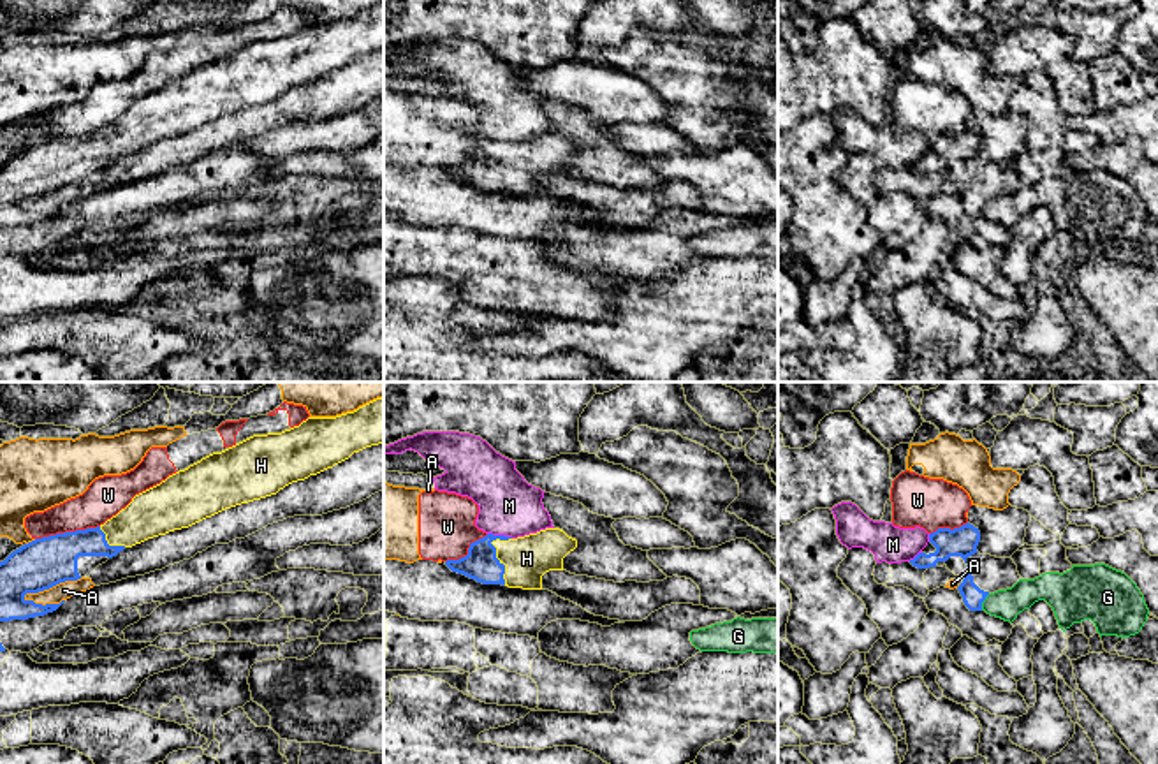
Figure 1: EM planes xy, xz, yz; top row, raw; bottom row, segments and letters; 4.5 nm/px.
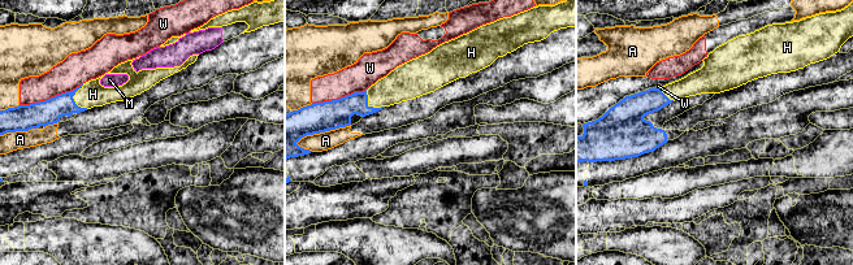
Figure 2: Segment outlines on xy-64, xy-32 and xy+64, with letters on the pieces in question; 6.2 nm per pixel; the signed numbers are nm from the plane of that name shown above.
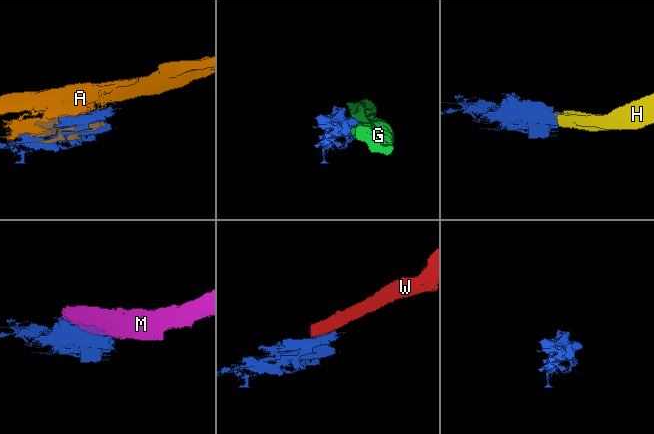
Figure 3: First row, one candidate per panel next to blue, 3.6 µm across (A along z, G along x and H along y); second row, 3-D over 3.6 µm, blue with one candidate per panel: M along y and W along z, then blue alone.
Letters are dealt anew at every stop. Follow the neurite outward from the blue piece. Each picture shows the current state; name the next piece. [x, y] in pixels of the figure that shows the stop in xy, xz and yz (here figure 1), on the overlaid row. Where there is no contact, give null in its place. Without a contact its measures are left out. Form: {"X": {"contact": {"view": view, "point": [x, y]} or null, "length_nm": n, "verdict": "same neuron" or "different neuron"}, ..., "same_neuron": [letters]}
{"A": {"contact": {"view": "xy", "point": [51, 587]}, "length_nm": 280, "verdict": "different neuron"}, "G": {"contact": {"view": "yz", "point": [982, 601]}, "length_nm": 90, "verdict": "different neuron"}, "H": {"contact": {"view": "xz", "point": [498, 560]}, "length_nm": 220, "verdict": "same neuron"}, "M": {"contact": {"view": "xz", "point": [500, 536]}, "length_nm": 120, "verdict": "different neuron"}, "W": {"contact": {"view": "xy", "point": [67, 532]}, "length_nm": 300, "verdict": "different neuron"}, "same_neuron": ["H"]}

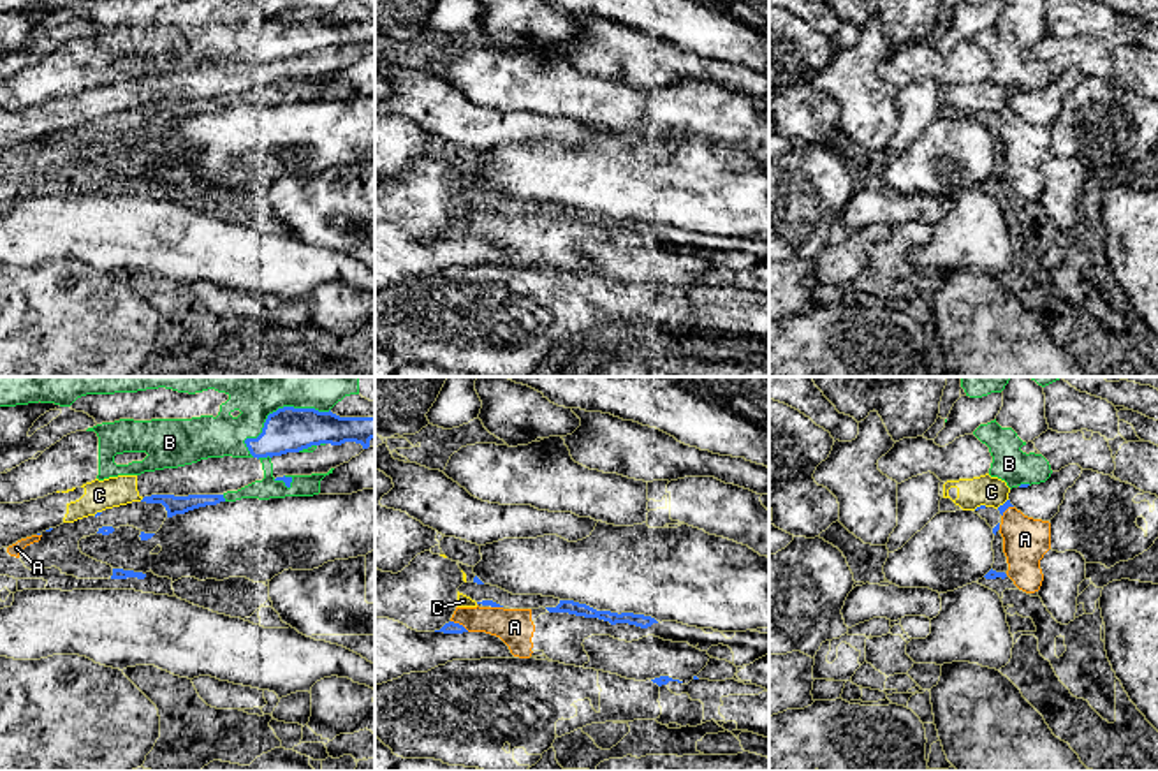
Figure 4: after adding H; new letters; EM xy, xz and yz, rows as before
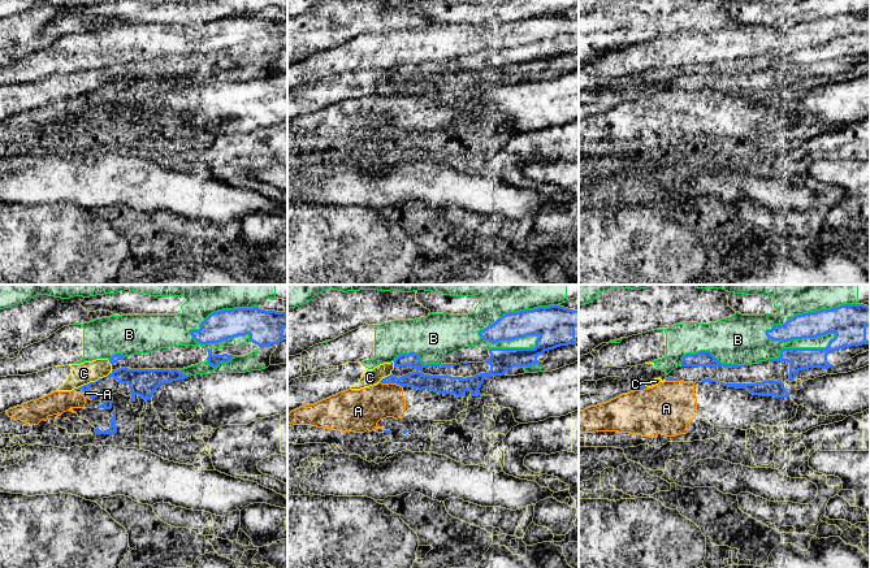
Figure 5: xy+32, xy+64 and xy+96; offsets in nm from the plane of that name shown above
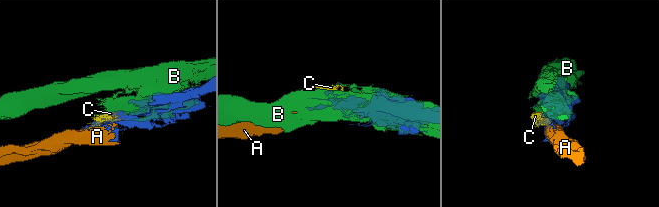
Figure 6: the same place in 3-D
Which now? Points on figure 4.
{"A": {"contact": {"view": "xz", "point": [458, 624]}, "length_nm": 100, "verdict": "different neuron"}, "B": {"contact": {"view": "xy", "point": [284, 407]}, "length_nm": 420, "verdict": "different neuron"}, "C": {"contact": {"view": "yz", "point": [981, 506]}, "length_nm": 70, "verdict": "different neuron"}, "same_neuron": []}

